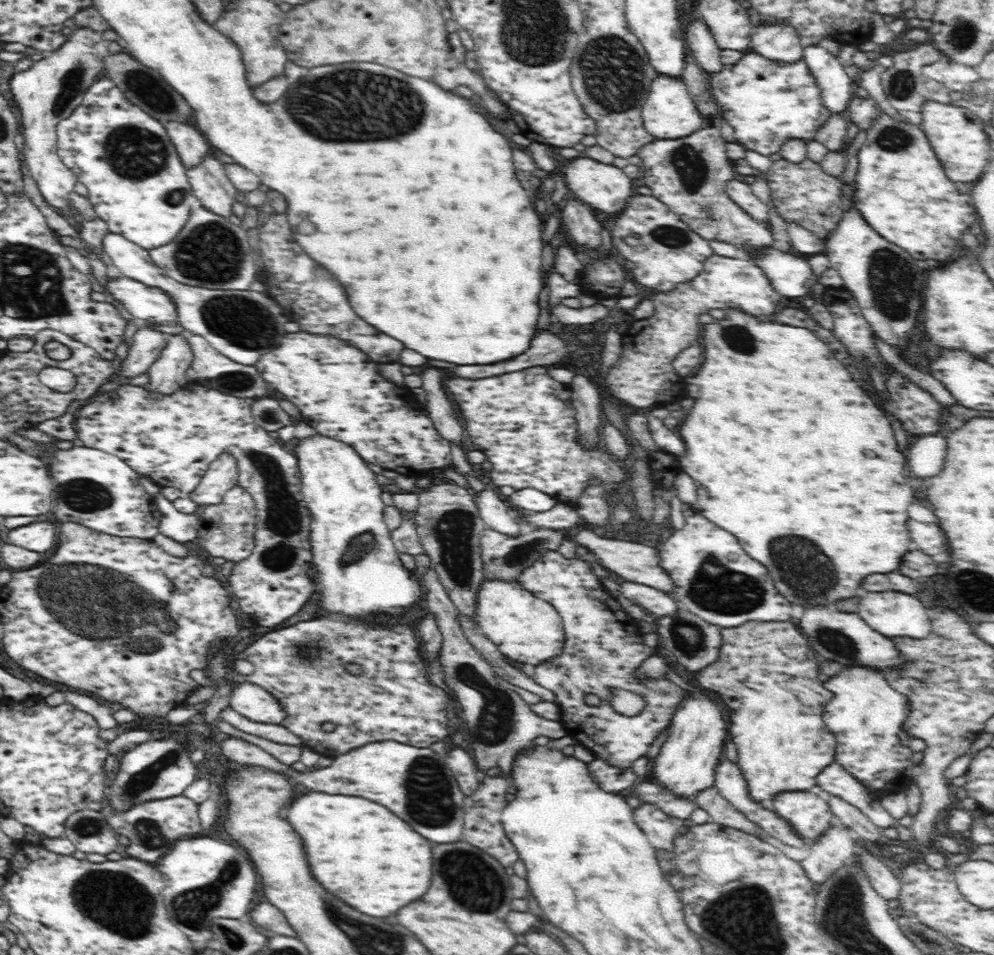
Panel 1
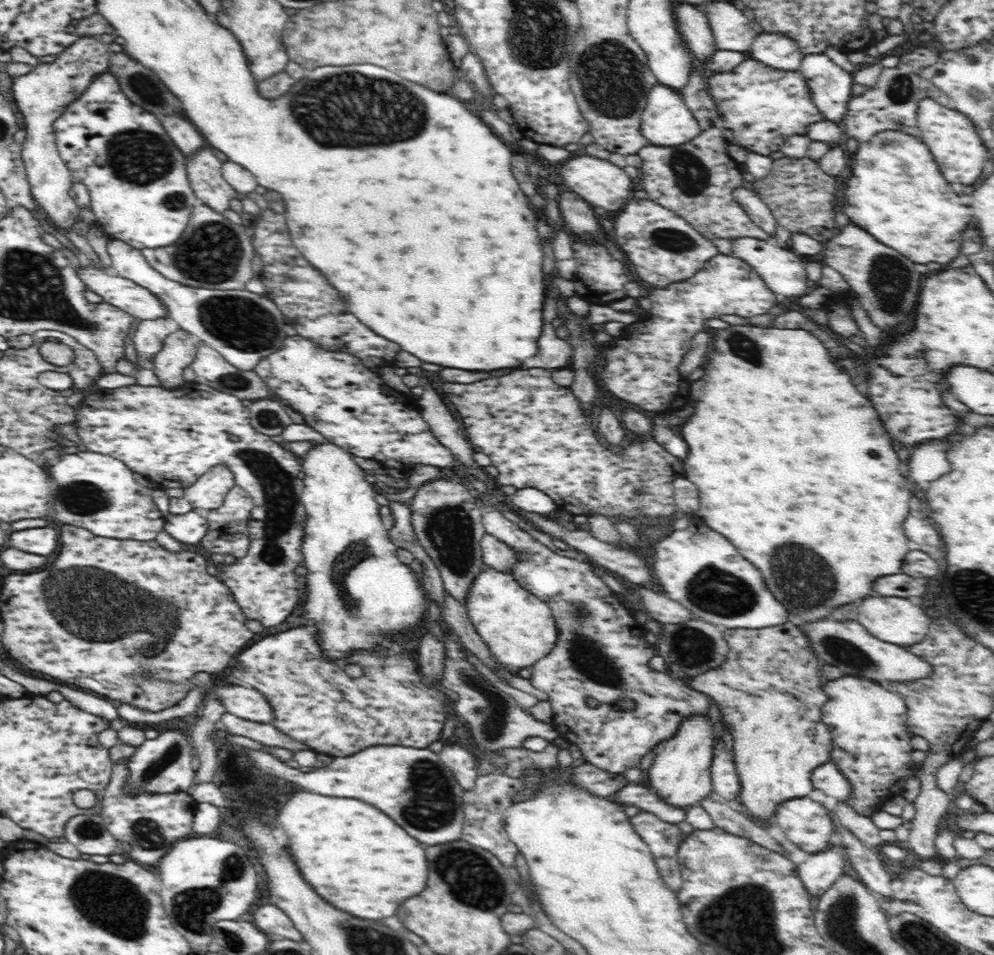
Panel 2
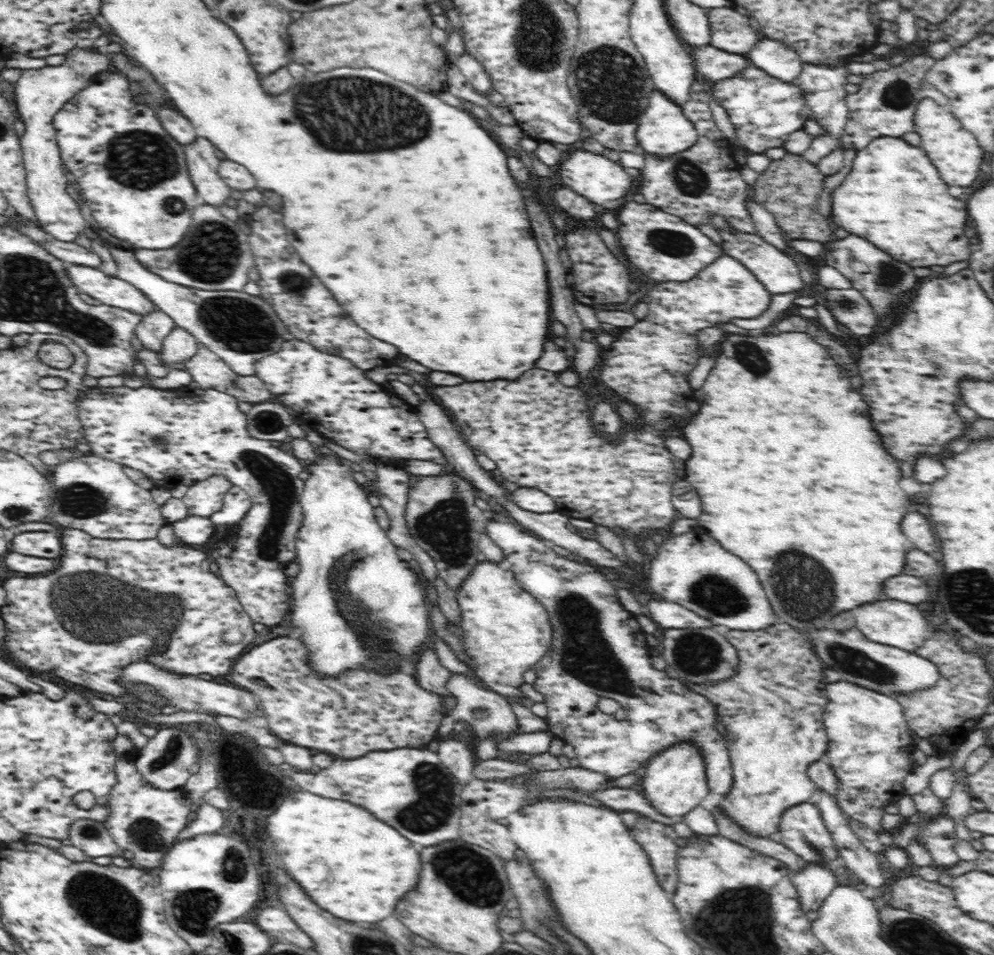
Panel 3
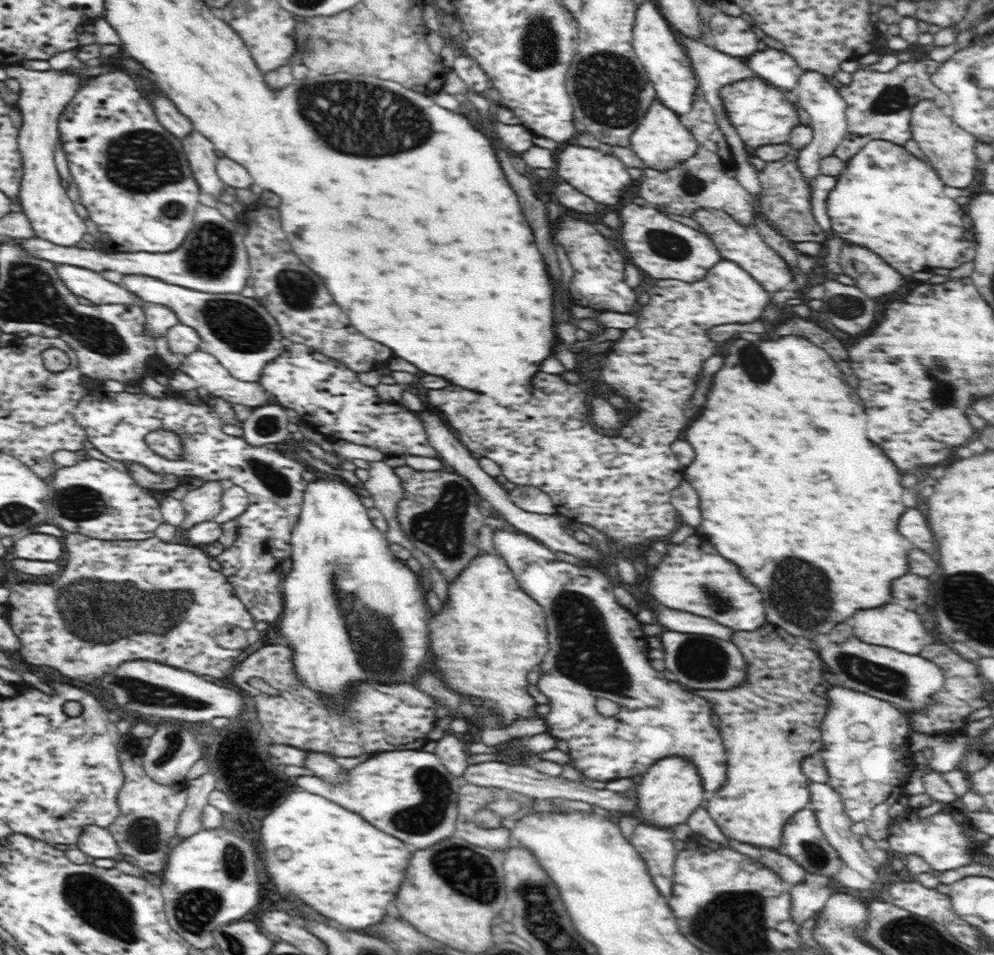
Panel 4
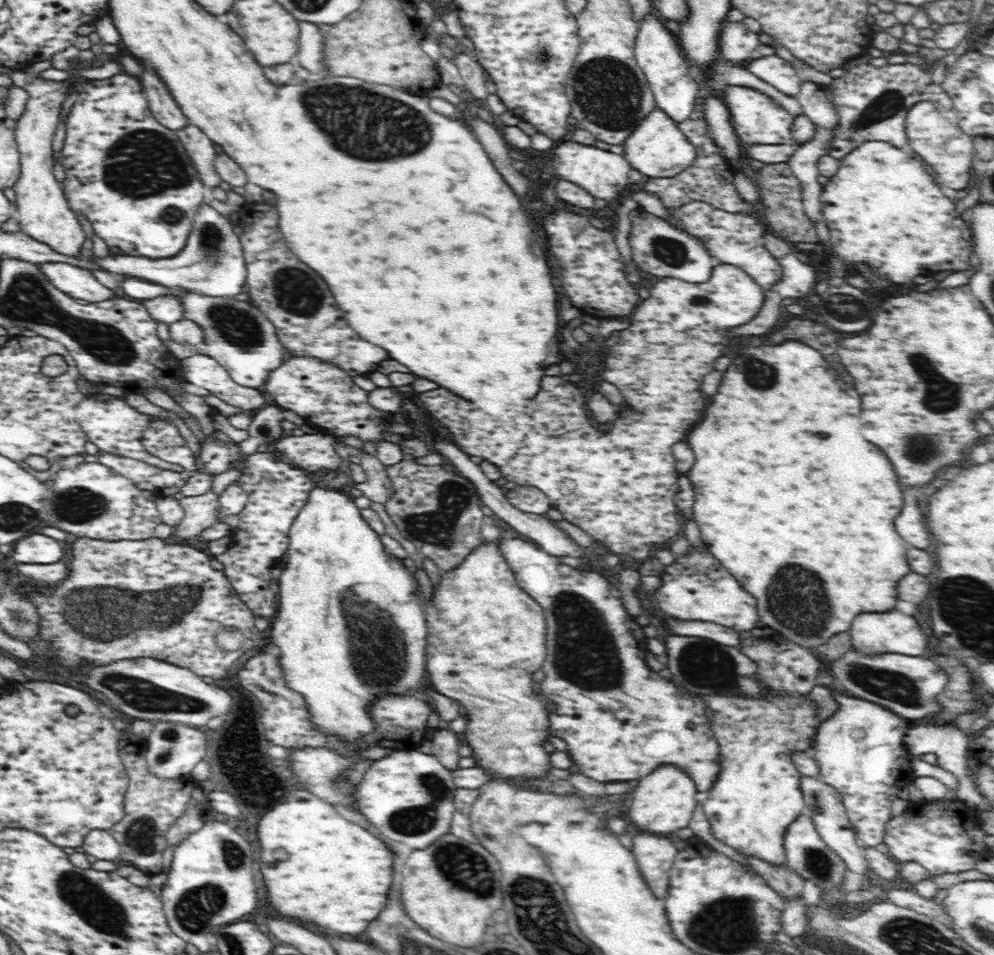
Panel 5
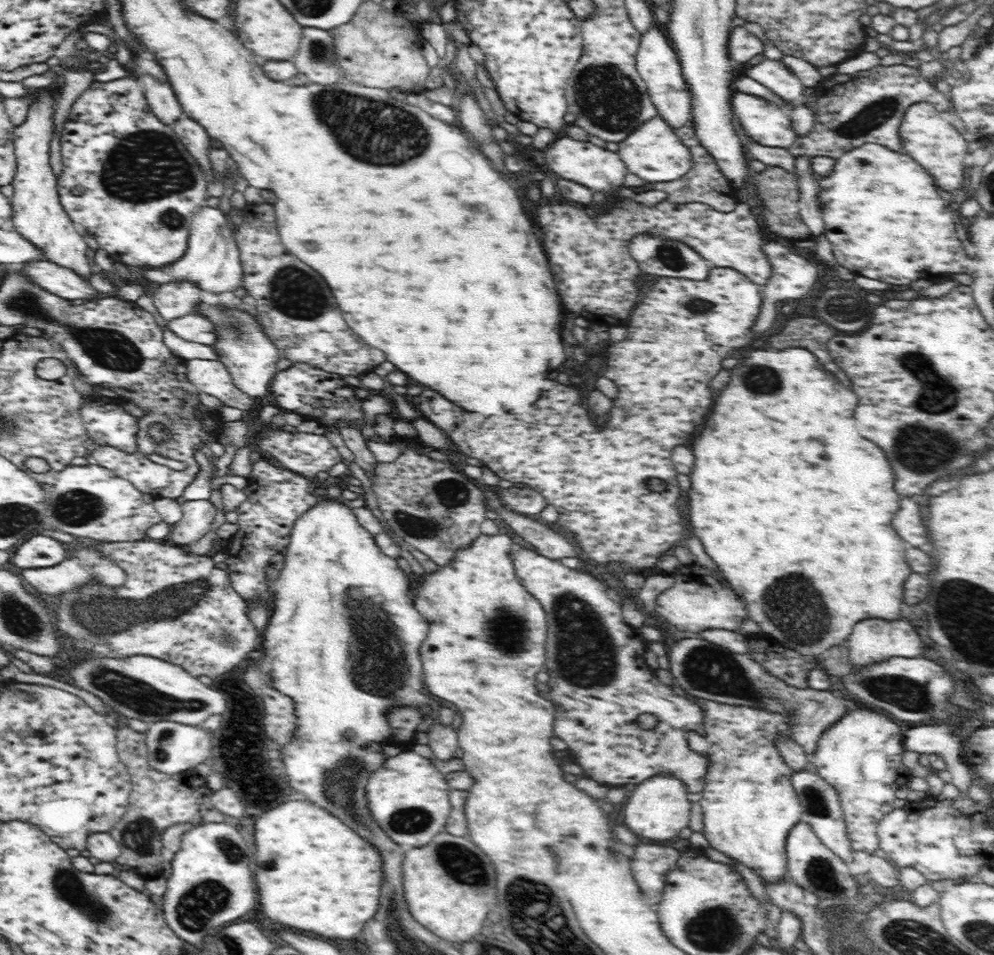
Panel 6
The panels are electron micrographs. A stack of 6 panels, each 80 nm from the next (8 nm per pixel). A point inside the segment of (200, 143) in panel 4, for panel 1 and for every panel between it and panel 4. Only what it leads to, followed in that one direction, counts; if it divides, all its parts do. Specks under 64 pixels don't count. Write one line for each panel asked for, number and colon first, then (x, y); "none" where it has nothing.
1: (210, 184)
2: (203, 168)
3: (203, 164)

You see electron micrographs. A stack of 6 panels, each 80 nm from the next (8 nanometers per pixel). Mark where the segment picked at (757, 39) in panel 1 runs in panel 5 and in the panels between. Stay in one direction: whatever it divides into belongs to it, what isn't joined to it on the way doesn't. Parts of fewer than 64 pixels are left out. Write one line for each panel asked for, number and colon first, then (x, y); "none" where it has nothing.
2: (777, 50)
3: (777, 59)
4: (778, 67)
5: (781, 74)

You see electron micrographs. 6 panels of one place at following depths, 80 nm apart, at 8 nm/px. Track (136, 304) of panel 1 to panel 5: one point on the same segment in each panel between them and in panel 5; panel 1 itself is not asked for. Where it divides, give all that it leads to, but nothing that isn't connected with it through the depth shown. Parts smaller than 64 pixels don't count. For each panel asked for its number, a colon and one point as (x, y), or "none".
2: (124, 294)
3: (112, 291)
4: (90, 284)
5: (77, 282)

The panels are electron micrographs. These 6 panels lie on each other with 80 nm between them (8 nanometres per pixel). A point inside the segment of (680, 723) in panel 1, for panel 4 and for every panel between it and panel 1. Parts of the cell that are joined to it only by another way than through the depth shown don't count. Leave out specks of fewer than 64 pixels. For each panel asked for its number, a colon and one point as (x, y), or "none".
2: (680, 773)
3: (674, 782)
4: (671, 790)

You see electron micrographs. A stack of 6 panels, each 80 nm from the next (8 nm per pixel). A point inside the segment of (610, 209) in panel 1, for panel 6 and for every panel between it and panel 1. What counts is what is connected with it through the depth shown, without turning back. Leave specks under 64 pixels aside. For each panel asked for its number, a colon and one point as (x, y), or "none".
2: (604, 185)
3: (602, 181)
4: (604, 178)
5: (605, 175)
6: (600, 170)

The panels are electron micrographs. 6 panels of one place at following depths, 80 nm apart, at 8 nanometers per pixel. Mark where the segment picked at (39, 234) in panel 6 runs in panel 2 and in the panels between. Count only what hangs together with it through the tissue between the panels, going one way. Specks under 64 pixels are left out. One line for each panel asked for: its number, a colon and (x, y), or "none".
2: (41, 96)
3: (40, 94)
4: (43, 96)
5: (43, 212)

